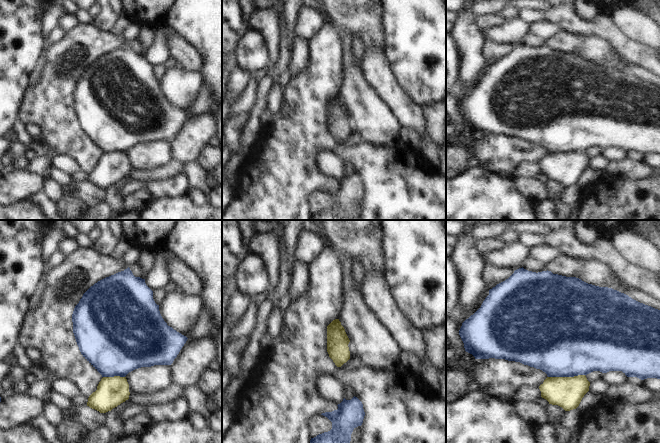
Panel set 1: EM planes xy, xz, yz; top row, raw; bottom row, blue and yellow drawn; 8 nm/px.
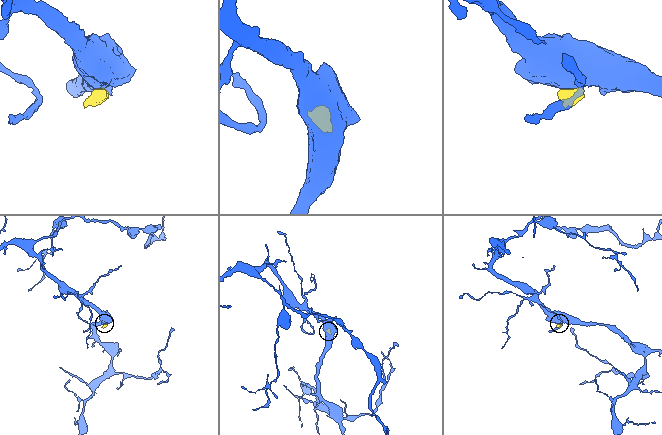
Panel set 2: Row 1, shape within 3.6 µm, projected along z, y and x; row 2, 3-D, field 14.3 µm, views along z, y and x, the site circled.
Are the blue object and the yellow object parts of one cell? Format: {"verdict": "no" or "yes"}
{"verdict": "no"}

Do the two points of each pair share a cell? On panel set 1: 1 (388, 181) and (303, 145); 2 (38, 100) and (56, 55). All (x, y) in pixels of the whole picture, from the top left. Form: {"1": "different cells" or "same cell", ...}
{"1": "different cells", "2": "same cell"}

